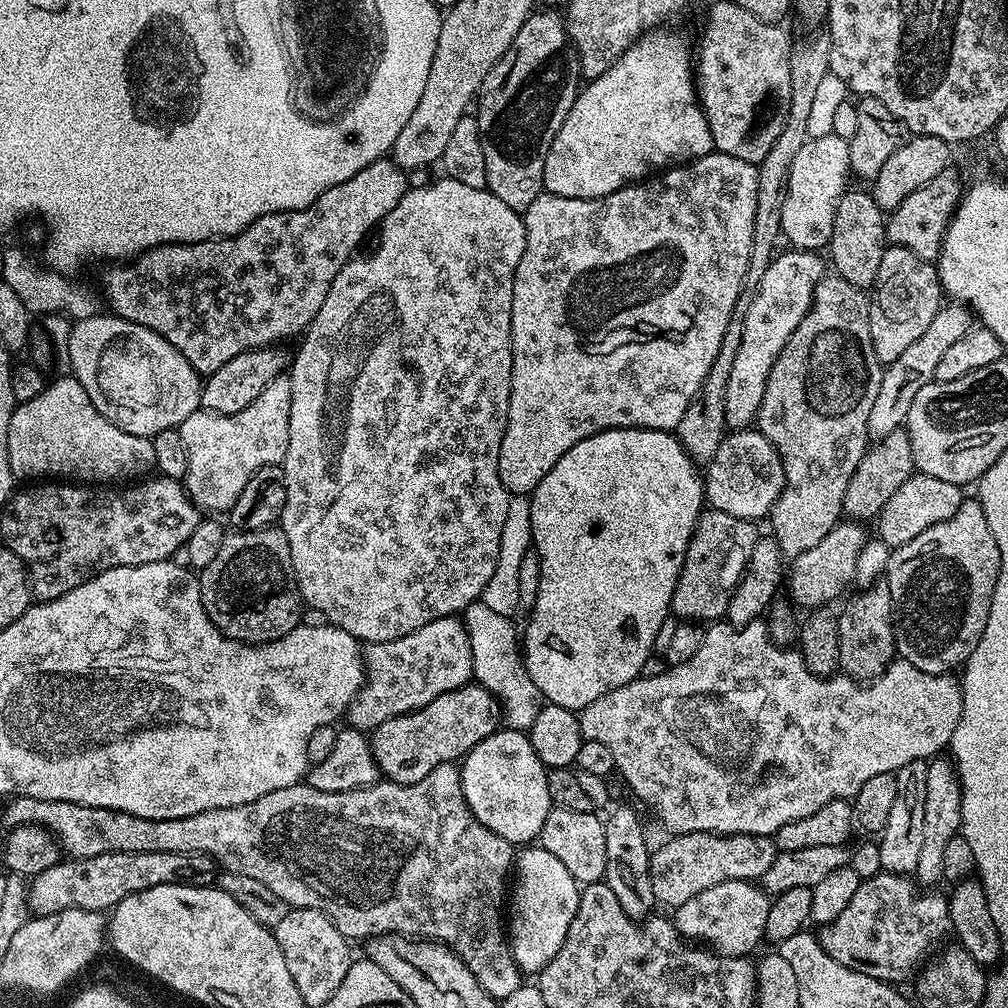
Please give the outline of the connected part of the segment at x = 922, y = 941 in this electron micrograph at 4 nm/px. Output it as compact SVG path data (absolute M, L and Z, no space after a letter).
M881 870L876 876L861 879L846 910L819 929L822 950L834 962L886 984L900 986L903 980L911 981L929 959L928 951L939 949L952 932L947 895L936 891L940 890L918 890L907 875L898 872Z

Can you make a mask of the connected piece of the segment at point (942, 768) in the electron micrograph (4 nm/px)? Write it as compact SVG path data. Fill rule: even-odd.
M941 754L928 761L926 770L926 806L922 806L922 851L918 854L918 866L914 880L920 886L936 886L944 880L942 857L950 838L960 832L962 820L962 794L960 775L954 771L954 764L947 755Z

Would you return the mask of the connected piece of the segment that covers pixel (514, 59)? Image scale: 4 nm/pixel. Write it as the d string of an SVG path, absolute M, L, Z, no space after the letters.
M540 11L526 18L506 54L486 74L474 104L486 158L487 189L518 213L544 191L544 155L582 87L580 59L568 39L565 17Z

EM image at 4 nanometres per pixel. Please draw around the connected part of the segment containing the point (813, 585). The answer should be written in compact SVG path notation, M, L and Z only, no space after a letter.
M860 522L835 524L830 530L830 534L826 534L826 538L822 538L822 542L818 542L818 546L810 546L810 550L798 554L791 561L786 572L786 586L788 582L789 592L787 595L797 609L811 610L831 605L832 599L848 583L851 585L855 581L858 554L870 539L869 533L864 533L864 528L865 525Z

